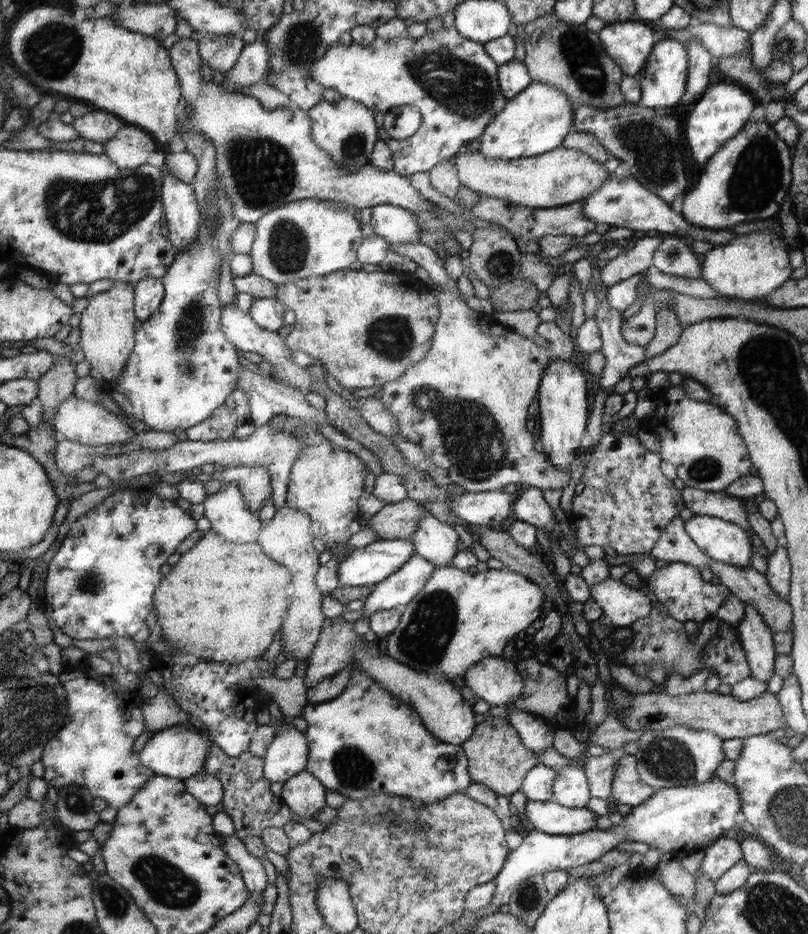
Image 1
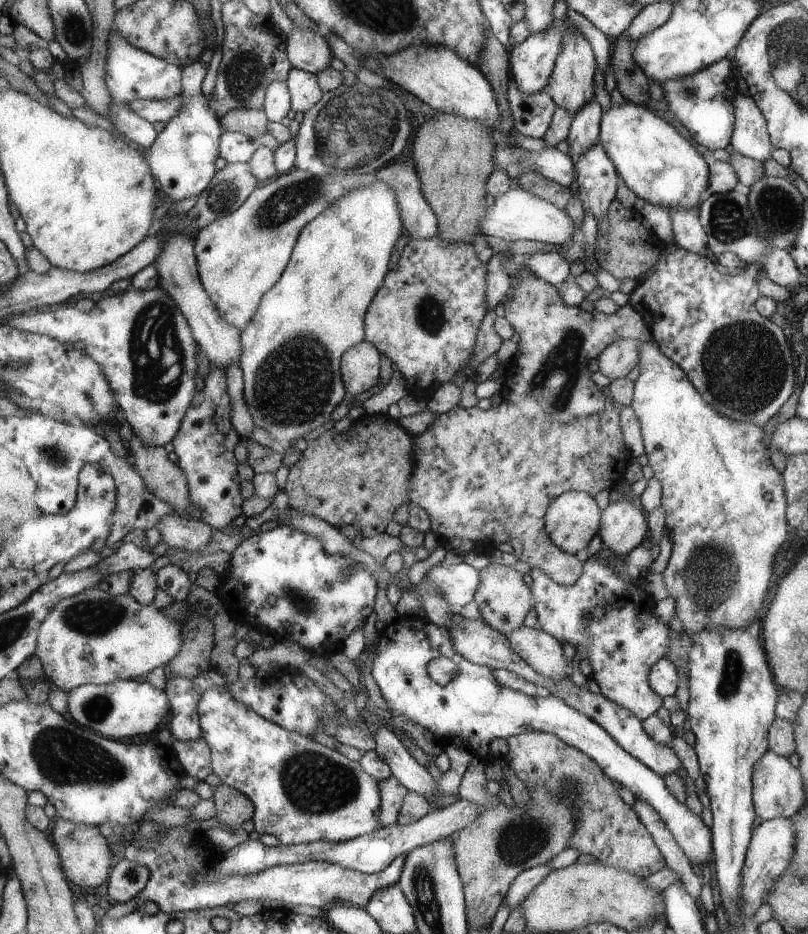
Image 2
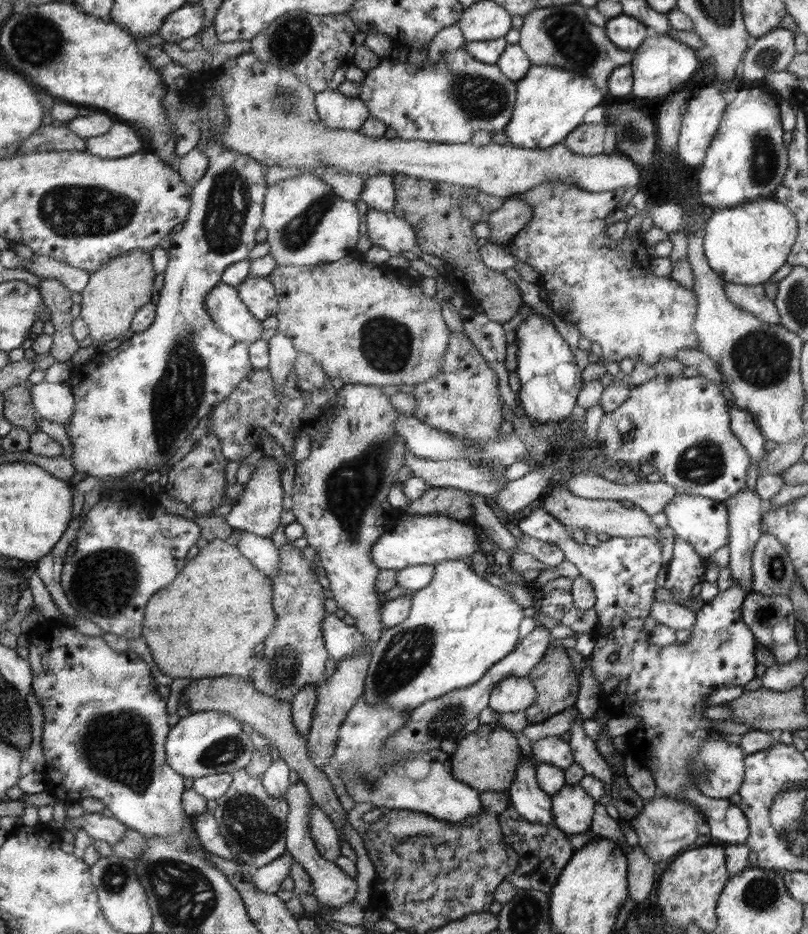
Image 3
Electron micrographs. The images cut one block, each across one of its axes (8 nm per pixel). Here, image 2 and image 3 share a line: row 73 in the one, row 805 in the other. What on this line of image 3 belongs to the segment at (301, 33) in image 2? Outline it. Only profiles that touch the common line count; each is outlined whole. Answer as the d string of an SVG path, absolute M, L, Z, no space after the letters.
M316 803L314 807L310 807L310 821L312 837L321 855L326 860L336 862L338 856L342 855L340 853L341 834L338 832L337 825Z

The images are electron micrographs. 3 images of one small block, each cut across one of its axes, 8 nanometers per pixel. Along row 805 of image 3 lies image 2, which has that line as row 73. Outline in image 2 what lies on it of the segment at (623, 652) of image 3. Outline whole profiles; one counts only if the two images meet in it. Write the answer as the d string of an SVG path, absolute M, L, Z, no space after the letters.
M723 58L692 76L668 80L661 85L664 90L664 102L672 110L672 114L686 126L696 144L706 146L710 151L726 148L732 143L737 100L737 83L733 68L737 68L734 60Z

